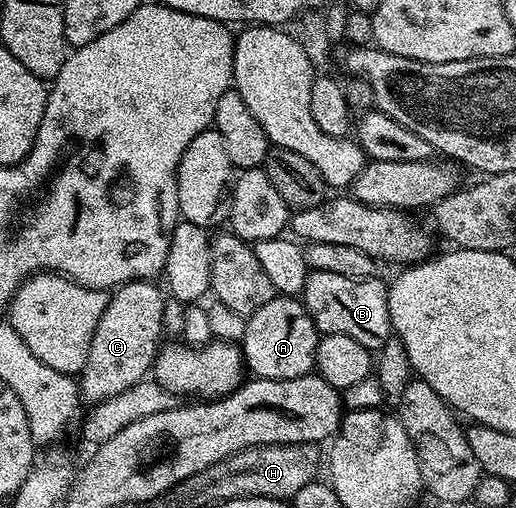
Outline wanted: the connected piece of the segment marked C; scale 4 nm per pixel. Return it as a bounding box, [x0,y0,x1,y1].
[79,277,167,405]

